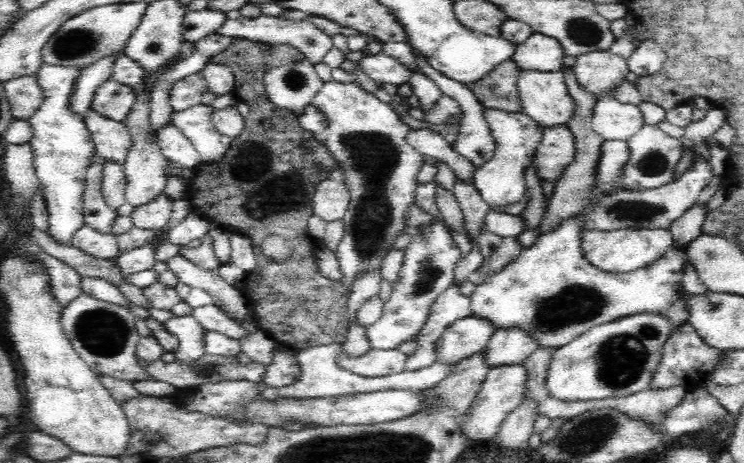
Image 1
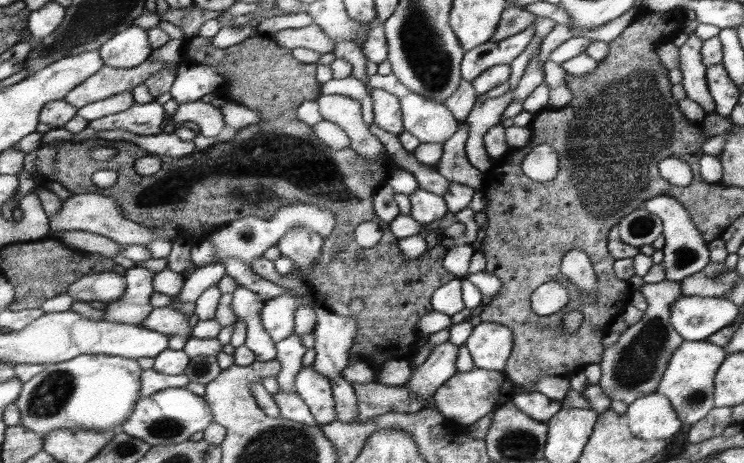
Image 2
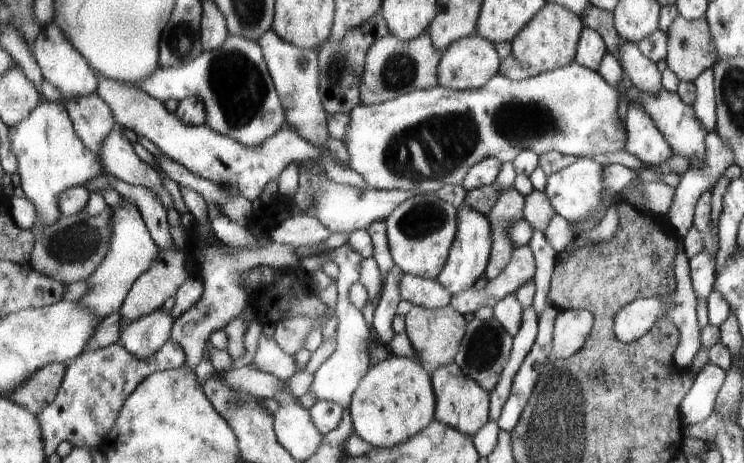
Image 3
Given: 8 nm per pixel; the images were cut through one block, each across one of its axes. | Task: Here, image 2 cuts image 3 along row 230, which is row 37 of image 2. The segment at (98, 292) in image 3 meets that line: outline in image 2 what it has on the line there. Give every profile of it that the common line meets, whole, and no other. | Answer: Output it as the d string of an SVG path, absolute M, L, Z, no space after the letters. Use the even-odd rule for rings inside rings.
M131 26L105 42L99 53L105 65L113 68L137 68L153 54L147 30Z

